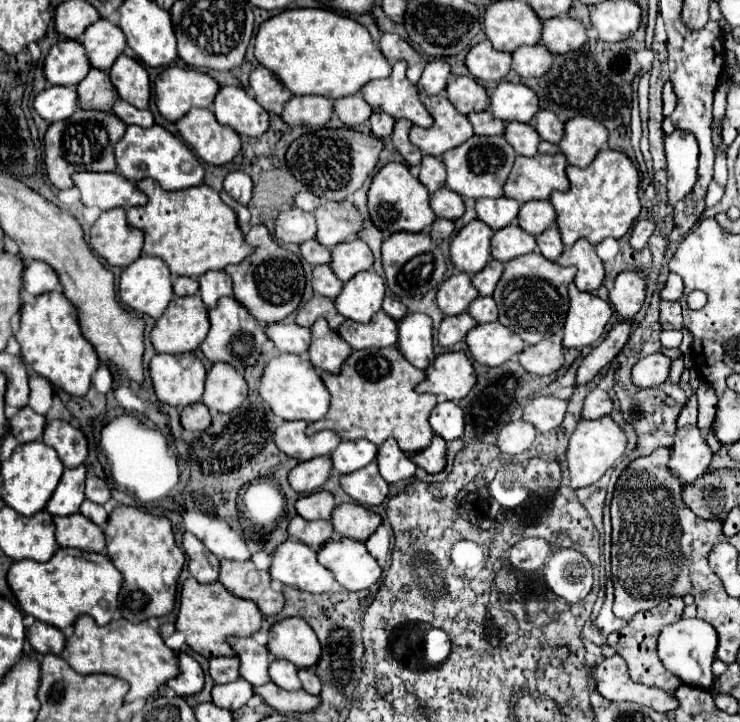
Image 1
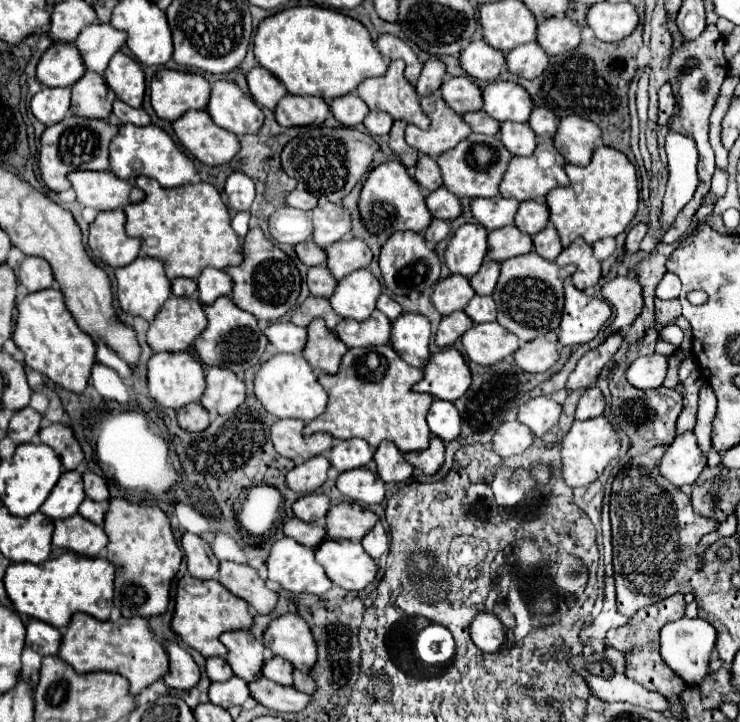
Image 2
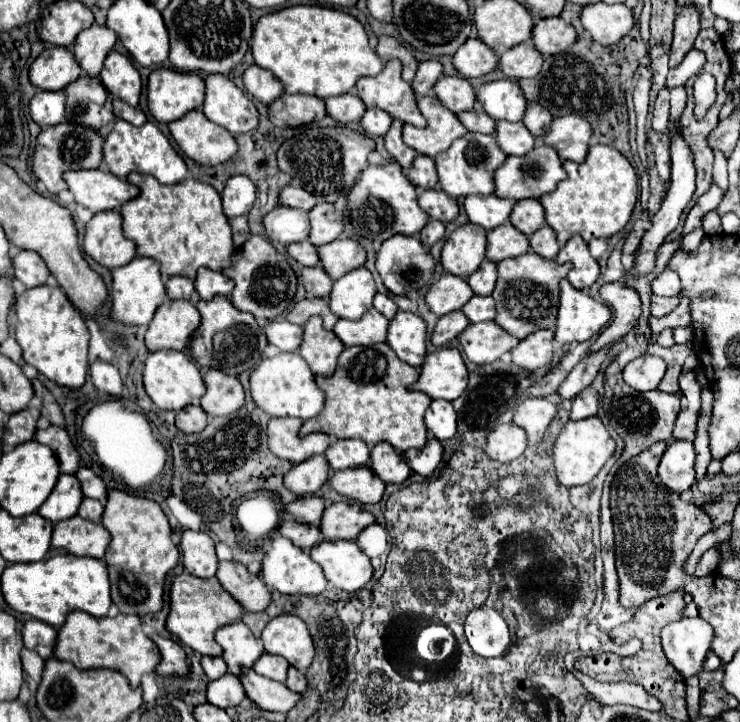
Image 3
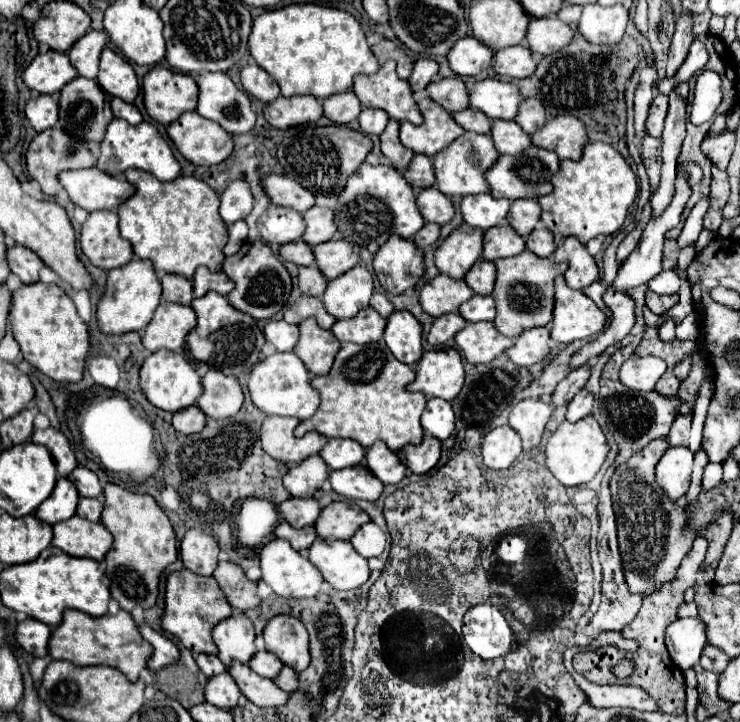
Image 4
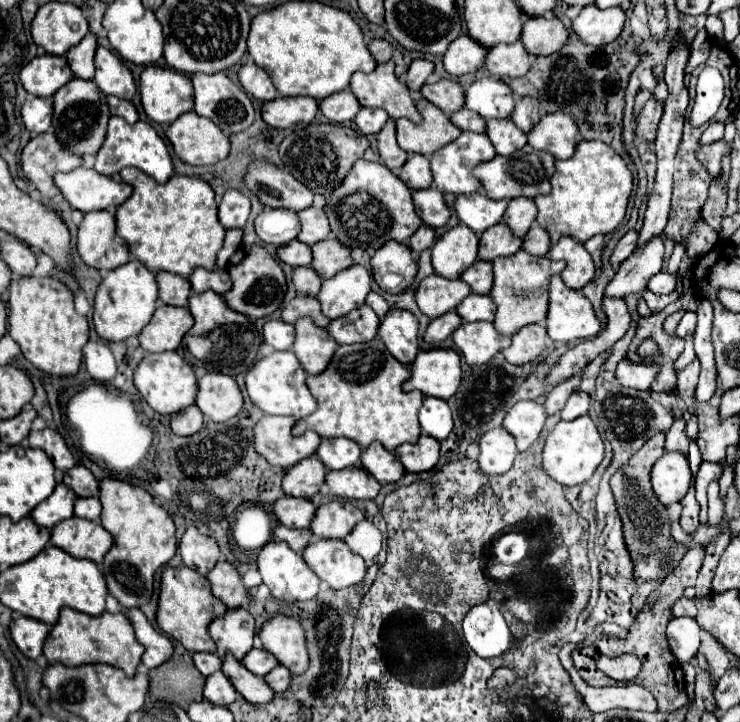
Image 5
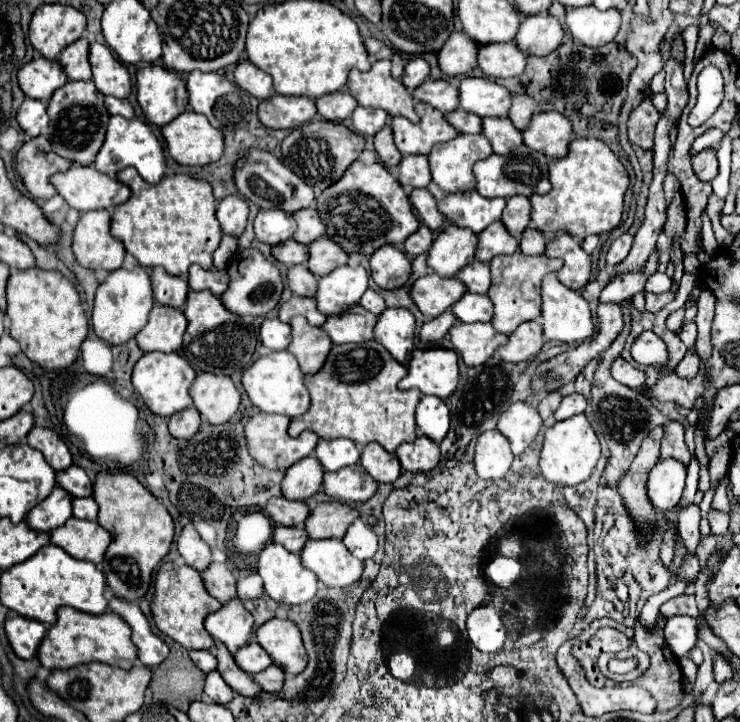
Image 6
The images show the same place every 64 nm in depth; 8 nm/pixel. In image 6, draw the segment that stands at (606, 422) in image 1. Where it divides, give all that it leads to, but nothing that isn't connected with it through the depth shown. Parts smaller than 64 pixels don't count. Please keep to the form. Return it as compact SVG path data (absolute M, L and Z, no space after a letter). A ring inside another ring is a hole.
M584 414L572 416L564 422L556 422L550 430L546 430L540 456L540 470L548 482L560 486L576 486L580 482L586 482L598 460L600 460L600 440Z

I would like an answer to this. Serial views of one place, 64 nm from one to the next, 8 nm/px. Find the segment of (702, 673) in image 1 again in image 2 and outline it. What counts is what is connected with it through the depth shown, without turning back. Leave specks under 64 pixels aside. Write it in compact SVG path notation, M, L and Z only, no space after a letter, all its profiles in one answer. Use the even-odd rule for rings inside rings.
M680 618L672 624L666 624L660 632L660 654L668 668L676 672L688 686L698 686L700 680L708 676L708 664L710 664L710 654L716 644L716 630L712 624L700 618Z

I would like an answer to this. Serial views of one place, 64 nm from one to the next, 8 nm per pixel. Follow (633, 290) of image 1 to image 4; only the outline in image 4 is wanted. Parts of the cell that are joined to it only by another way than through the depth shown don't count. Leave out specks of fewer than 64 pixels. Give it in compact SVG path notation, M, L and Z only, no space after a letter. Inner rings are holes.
M606 288L604 292L604 304L608 306L608 310L612 312L610 316L610 326L606 326L606 330L592 342L584 344L570 360L570 366L576 368L576 366L582 366L586 364L588 360L596 358L598 354L602 354L608 346L620 342L634 326L636 322L636 314L634 314L634 300L626 294L626 292L616 292L614 288Z

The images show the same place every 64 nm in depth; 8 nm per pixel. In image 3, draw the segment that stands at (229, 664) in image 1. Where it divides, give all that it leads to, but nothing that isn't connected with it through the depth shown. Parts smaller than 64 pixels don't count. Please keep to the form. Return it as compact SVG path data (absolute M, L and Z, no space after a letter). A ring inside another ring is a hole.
M202 656L202 668L204 668L204 672L206 672L206 676L208 676L210 680L216 680L216 678L228 674L228 668L226 668L224 660L218 658L218 656L216 656L216 658L212 658L212 656Z

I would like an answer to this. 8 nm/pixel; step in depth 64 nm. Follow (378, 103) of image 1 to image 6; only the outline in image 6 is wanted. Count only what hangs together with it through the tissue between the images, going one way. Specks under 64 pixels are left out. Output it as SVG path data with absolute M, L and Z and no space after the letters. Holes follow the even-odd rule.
M376 60L368 72L352 70L348 76L348 92L360 106L382 108L390 116L404 116L410 122L418 120L412 96L390 74L390 60Z

